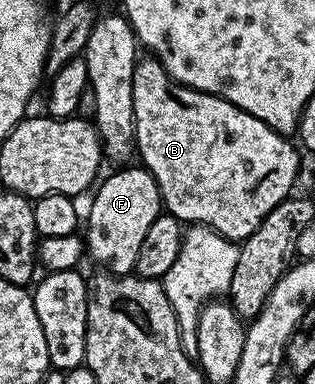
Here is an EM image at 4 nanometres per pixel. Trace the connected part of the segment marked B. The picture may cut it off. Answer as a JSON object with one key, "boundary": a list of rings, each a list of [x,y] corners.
{"boundary":[[[154,57],[140,58],[135,65],[133,73],[133,113],[135,114],[135,145],[134,150],[140,155],[142,166],[157,181],[157,189],[163,198],[163,207],[166,214],[172,215],[184,225],[202,225],[211,228],[219,235],[224,235],[226,239],[232,241],[242,241],[247,238],[261,225],[261,221],[282,199],[288,198],[292,194],[291,186],[295,183],[295,178],[299,175],[299,155],[296,144],[286,135],[278,135],[265,121],[237,109],[237,105],[226,103],[219,95],[210,95],[204,91],[198,91],[192,87],[187,87],[184,83],[178,83],[172,75]]]}

